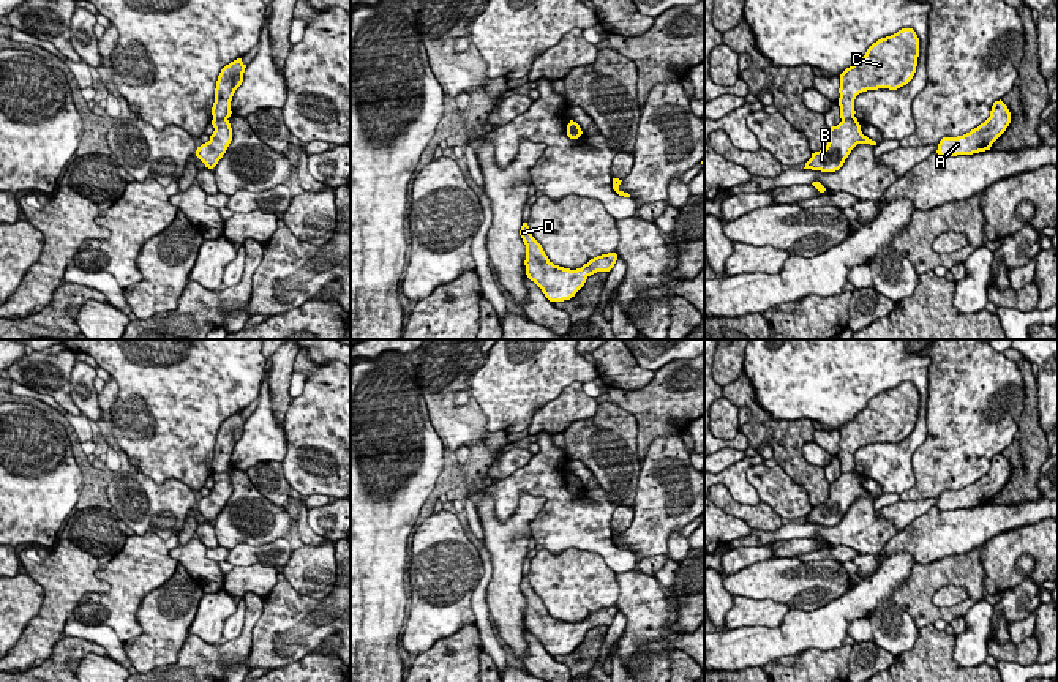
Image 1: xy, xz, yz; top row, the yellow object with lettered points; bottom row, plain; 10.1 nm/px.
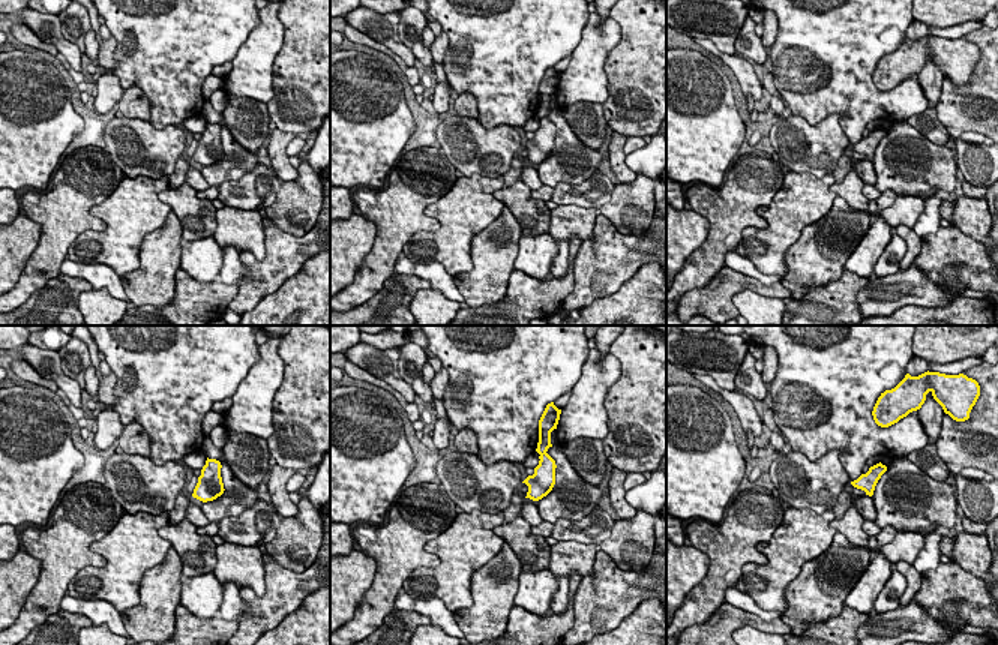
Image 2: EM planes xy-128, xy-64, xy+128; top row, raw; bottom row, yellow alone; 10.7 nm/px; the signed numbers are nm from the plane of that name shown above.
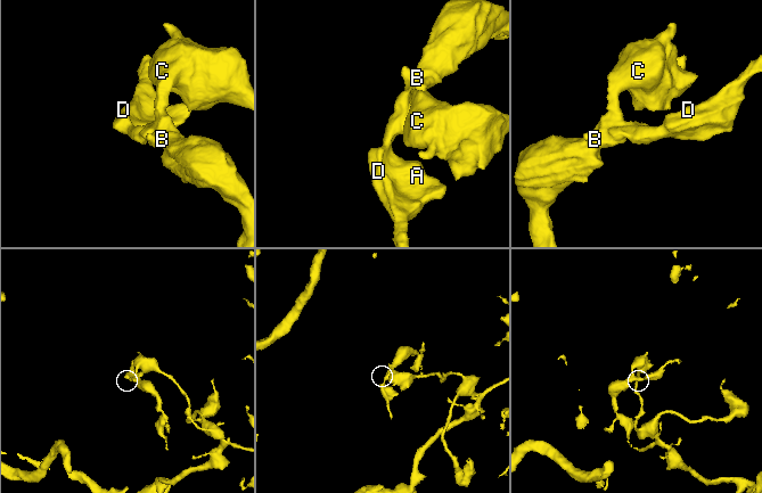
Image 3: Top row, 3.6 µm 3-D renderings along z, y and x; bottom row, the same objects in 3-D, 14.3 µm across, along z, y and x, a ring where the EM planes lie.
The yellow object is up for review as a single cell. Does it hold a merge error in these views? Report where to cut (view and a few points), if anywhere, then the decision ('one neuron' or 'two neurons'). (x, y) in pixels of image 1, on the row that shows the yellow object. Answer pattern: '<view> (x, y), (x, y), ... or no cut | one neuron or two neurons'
xy (213, 117), (226, 119) | two neurons

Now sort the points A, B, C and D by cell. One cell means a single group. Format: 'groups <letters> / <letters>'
groups A B D / C

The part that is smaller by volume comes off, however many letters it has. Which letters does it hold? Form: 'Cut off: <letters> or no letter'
Cut off: A, B, D

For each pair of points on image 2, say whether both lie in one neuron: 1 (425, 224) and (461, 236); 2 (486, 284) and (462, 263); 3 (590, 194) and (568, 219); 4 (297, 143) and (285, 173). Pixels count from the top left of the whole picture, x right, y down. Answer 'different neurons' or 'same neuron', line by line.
1: different neurons
2: different neurons
3: different neurons
4: different neurons

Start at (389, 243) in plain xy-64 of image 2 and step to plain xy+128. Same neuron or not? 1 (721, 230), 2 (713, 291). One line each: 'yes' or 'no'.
1: yes
2: no

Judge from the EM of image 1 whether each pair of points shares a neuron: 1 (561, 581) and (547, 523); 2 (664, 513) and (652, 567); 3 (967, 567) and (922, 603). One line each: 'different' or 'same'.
1: different
2: different
3: same

